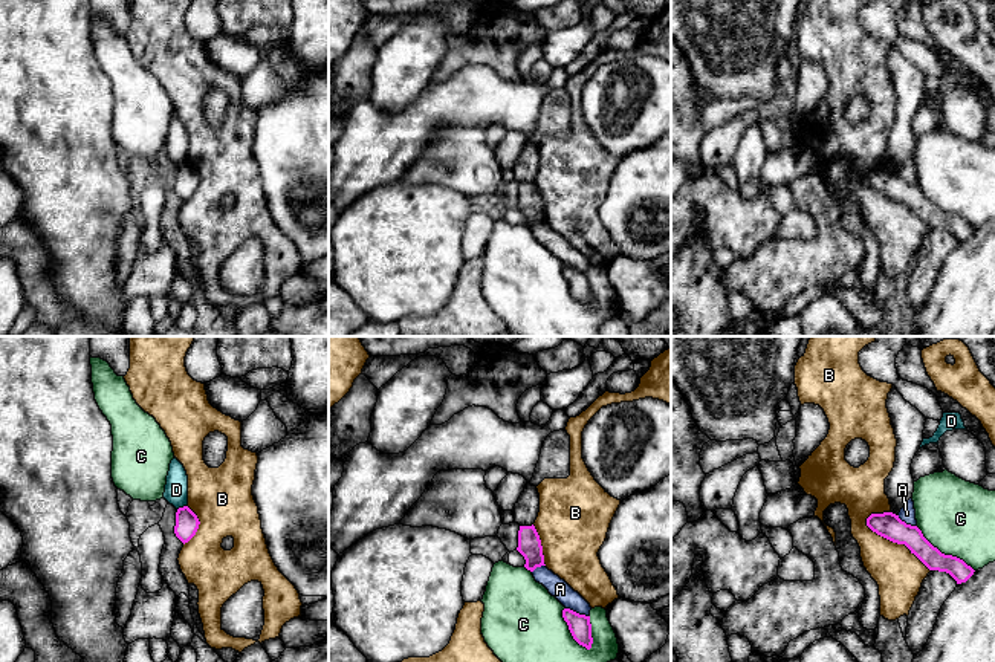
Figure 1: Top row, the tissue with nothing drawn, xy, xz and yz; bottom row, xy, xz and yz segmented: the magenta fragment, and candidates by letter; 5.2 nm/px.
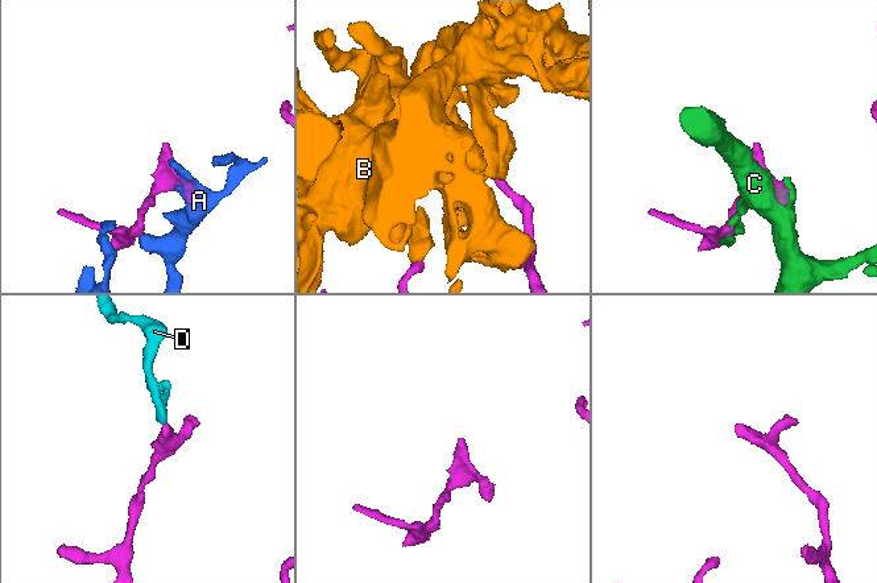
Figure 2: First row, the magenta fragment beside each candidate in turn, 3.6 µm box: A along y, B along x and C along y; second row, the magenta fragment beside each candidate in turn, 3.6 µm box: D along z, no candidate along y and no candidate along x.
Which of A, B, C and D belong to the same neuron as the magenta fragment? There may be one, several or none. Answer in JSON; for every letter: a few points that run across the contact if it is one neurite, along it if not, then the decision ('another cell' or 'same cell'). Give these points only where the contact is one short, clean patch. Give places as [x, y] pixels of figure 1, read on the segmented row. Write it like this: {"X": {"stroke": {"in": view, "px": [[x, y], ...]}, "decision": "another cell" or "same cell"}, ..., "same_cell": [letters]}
{"A": {"decision": "another cell"}, "B": {"decision": "another cell"}, "C": {"decision": "another cell"}, "D": {"stroke": {"in": "xy", "px": [[185, 505], [178, 509]]}, "decision": "another cell"}, "same_cell": []}

